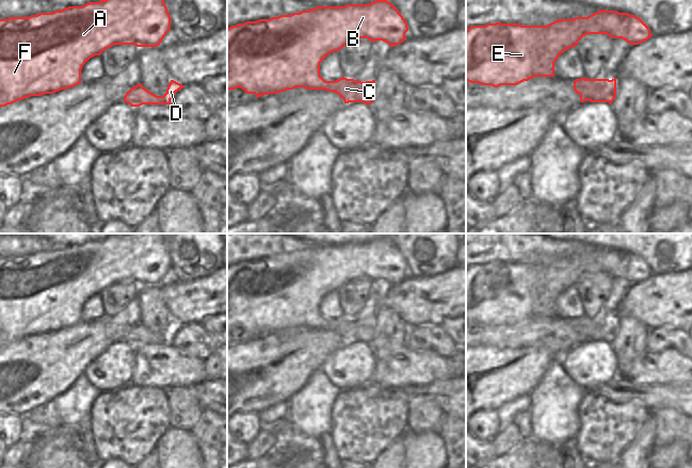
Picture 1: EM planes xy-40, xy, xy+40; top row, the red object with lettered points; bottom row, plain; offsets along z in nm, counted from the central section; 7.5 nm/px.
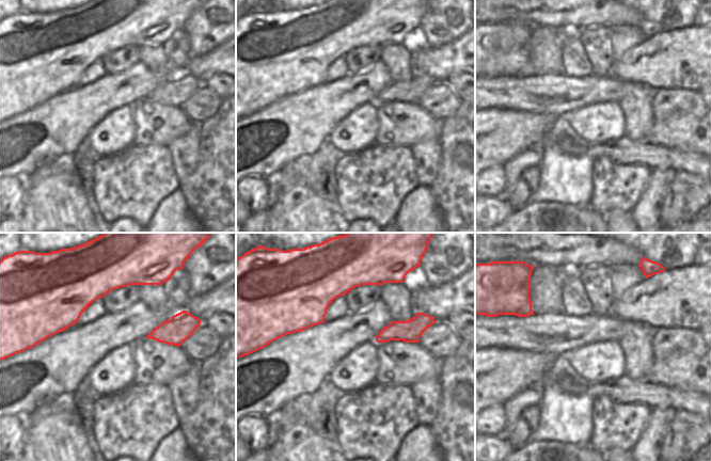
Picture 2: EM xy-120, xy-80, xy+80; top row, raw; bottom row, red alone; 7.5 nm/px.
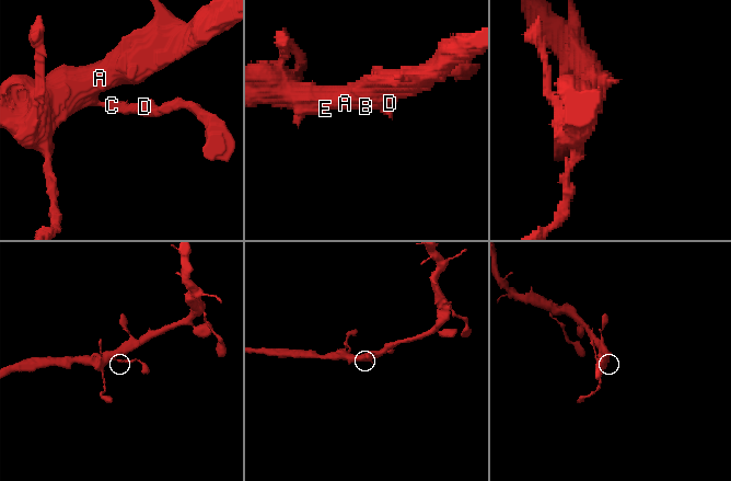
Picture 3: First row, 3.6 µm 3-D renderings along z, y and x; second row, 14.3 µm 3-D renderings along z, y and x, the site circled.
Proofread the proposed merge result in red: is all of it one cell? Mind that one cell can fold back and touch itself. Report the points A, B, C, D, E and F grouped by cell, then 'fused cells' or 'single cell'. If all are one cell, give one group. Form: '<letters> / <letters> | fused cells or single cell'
A B E F / C D | fused cells

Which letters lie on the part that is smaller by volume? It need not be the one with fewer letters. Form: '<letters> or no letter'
C, D

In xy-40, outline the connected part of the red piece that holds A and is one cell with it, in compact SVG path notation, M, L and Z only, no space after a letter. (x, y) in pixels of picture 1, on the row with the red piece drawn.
M101 0L88 2L82 6L68 6L52 13L39 13L29 17L10 17L0 19L0 108L12 104L31 96L53 94L81 83L81 69L93 57L100 55L106 49L114 45L135 45L136 47L158 47L166 33L171 30L171 16L164 0Z

